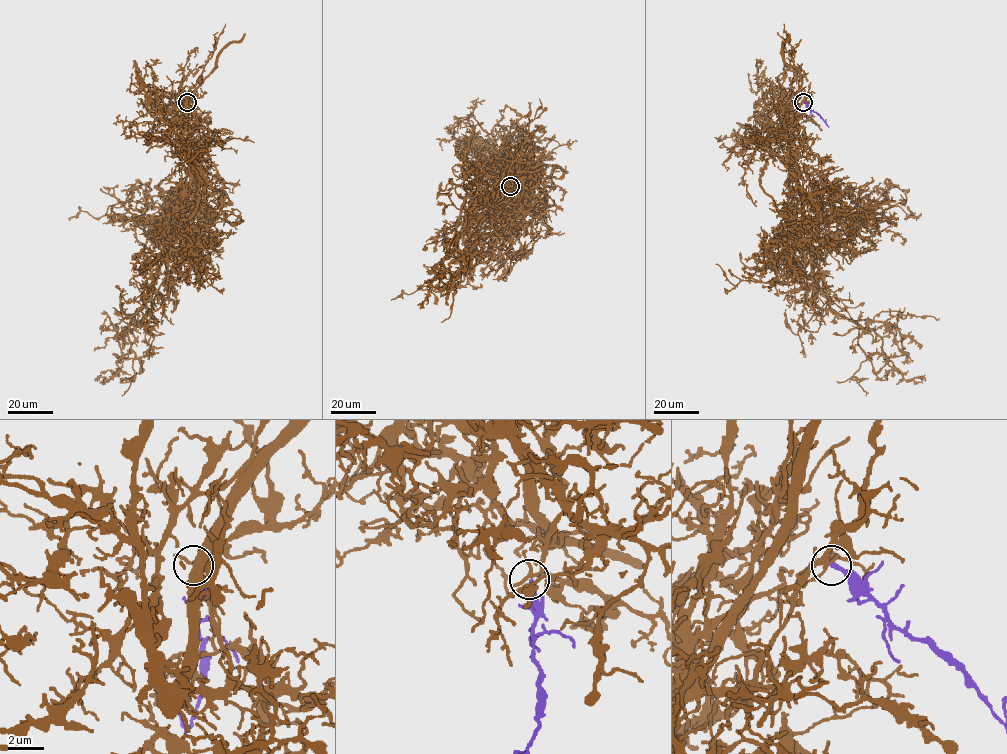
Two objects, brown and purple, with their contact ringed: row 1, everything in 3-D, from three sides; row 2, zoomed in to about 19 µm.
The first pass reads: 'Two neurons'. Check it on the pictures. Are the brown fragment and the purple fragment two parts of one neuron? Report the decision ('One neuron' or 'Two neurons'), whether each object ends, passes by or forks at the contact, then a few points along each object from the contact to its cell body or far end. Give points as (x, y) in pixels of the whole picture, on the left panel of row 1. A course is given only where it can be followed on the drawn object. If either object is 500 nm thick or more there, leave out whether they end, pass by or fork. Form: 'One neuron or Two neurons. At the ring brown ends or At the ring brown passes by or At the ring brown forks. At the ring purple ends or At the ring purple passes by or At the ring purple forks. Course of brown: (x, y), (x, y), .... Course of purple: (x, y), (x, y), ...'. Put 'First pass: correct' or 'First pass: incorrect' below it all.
One neuron. At the ring brown forks. At the ring purple ends. Course of brown: (187, 102), (185, 212), (146, 302), (118, 339), (118, 369), (97, 381). Course of purple: (187, 102), (188, 120), (182, 127)
First pass: incorrect

